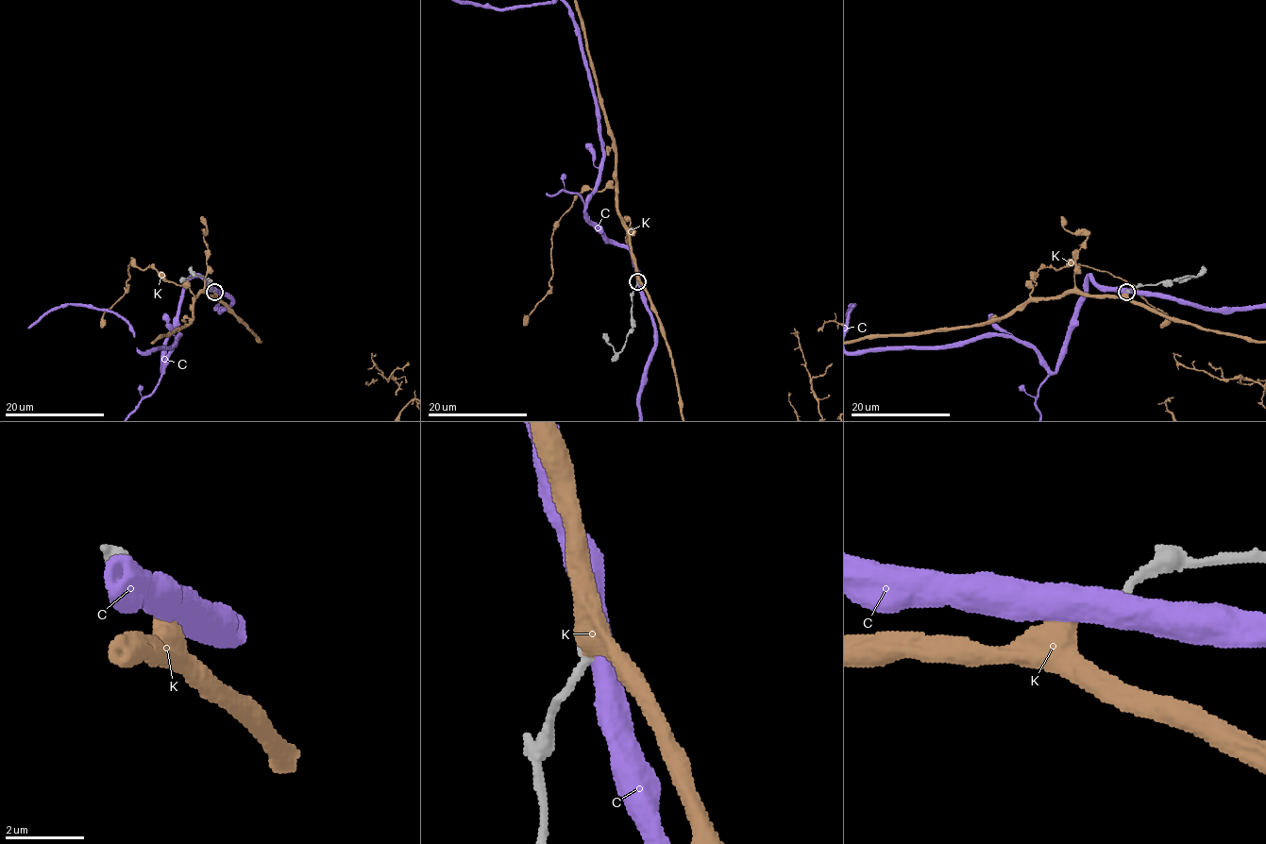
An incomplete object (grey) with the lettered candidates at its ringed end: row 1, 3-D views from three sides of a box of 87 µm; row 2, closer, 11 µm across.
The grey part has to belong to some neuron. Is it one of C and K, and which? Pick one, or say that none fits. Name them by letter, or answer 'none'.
K

